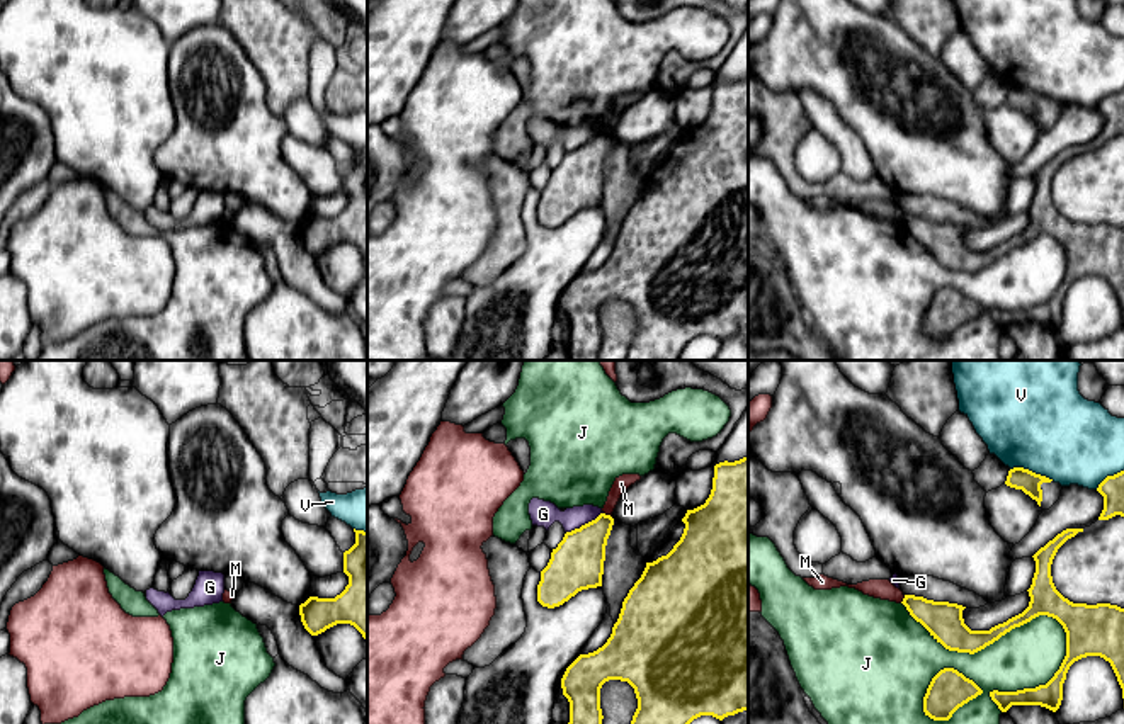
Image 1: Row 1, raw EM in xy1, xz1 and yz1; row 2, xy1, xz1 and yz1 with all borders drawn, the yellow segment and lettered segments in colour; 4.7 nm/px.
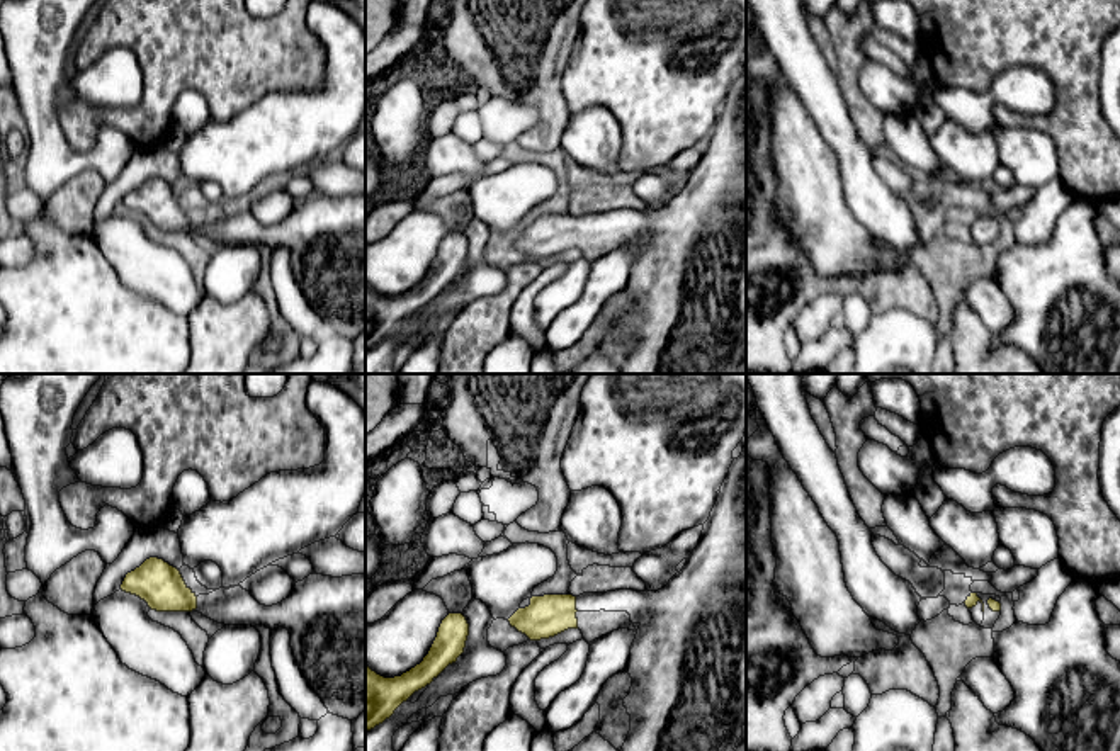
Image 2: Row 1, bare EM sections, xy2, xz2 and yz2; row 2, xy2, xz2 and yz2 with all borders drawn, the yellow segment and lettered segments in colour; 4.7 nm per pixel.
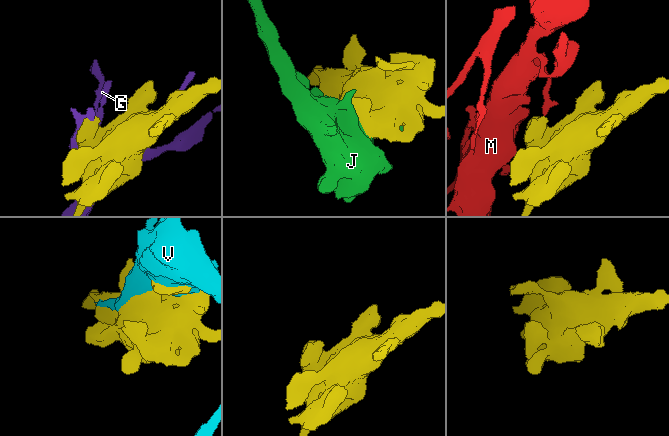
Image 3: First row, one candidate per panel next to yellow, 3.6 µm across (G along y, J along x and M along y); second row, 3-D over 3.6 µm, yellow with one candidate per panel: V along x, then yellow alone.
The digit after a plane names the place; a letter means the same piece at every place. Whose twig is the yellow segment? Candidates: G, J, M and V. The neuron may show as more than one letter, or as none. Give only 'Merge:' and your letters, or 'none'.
Merge: none

